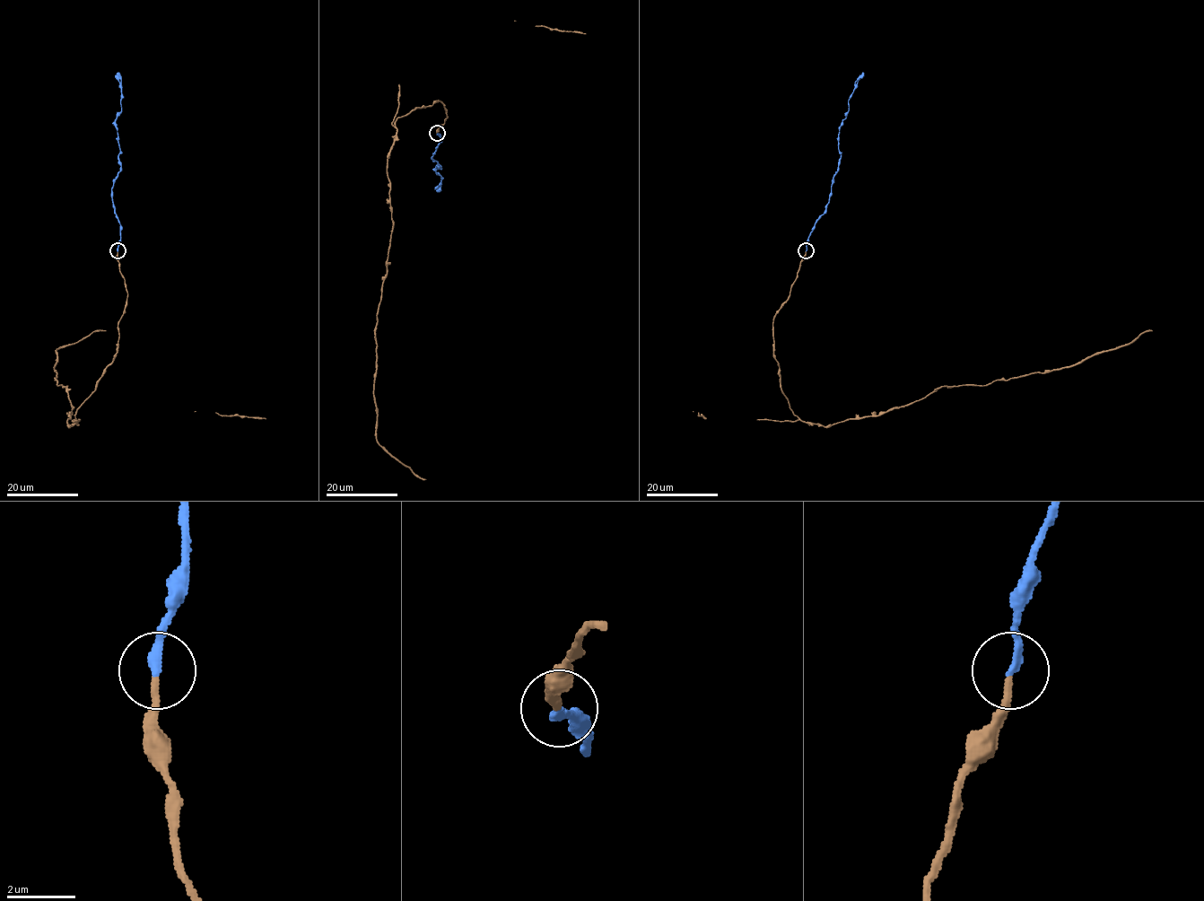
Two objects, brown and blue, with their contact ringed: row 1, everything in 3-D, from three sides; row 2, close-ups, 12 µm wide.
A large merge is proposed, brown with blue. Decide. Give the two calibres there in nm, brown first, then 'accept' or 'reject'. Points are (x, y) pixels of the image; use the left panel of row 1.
200 nm thick on the brown side, 260 nm on the other; accept

